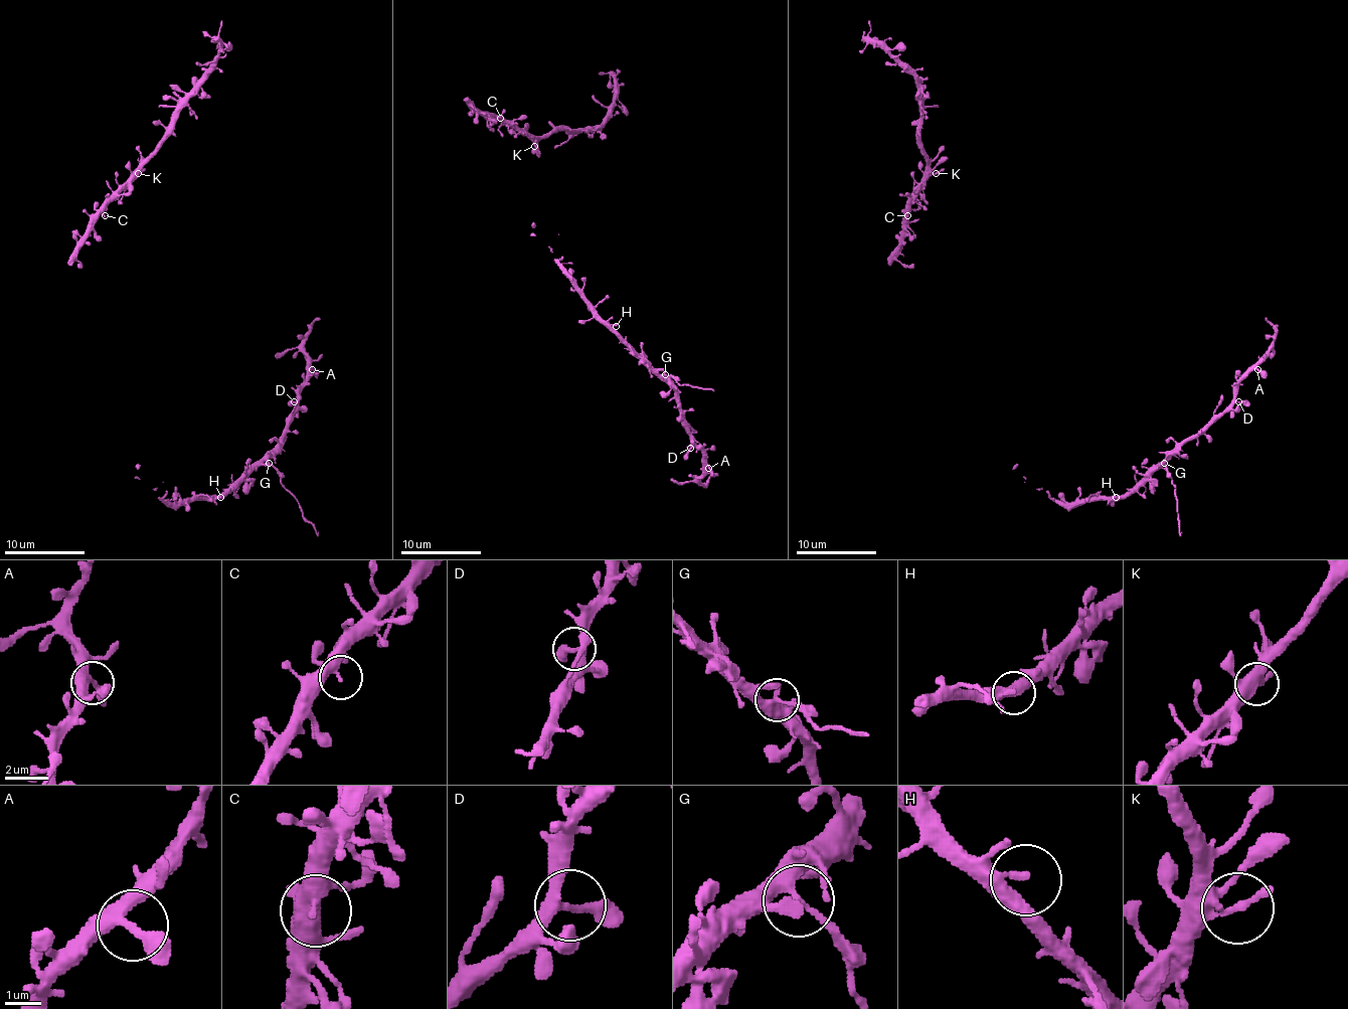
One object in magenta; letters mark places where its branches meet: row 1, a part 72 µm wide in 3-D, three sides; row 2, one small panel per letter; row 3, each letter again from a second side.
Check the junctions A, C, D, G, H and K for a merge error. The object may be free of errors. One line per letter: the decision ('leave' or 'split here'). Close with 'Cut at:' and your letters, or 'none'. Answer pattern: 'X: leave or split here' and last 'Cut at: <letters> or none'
A: leave
C: leave
D: leave
G: split here
H: leave
K: leave
Cut at: G

